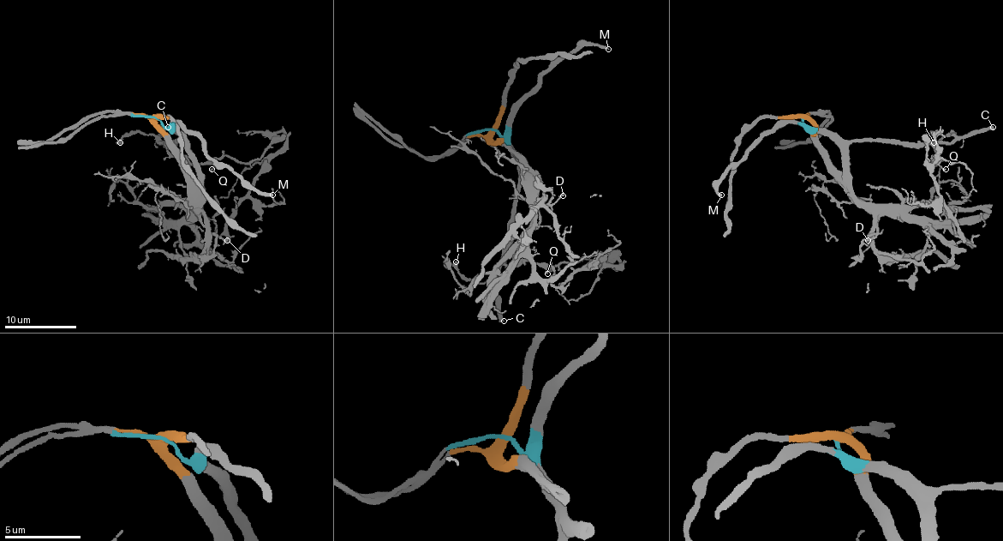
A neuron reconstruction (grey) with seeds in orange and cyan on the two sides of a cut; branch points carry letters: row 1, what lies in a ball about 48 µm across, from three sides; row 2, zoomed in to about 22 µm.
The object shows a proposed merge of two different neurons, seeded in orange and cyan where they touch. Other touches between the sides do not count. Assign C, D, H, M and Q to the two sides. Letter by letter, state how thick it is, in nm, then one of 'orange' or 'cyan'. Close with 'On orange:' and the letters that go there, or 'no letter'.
C: calibre 360 nm; cyan
D: calibre 220 nm; orange
H: calibre 360 nm; cyan
M: calibre 280 nm; cyan
Q: calibre 160 nm; cyan
On orange: D

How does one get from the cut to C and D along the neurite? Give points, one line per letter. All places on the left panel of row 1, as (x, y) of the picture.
C: (156, 117), (182, 141), (159, 141), (169, 127)
D: (156, 117), (187, 184), (194, 192), (194, 210), (200, 217), (200, 222), (211, 233), (228, 240)

